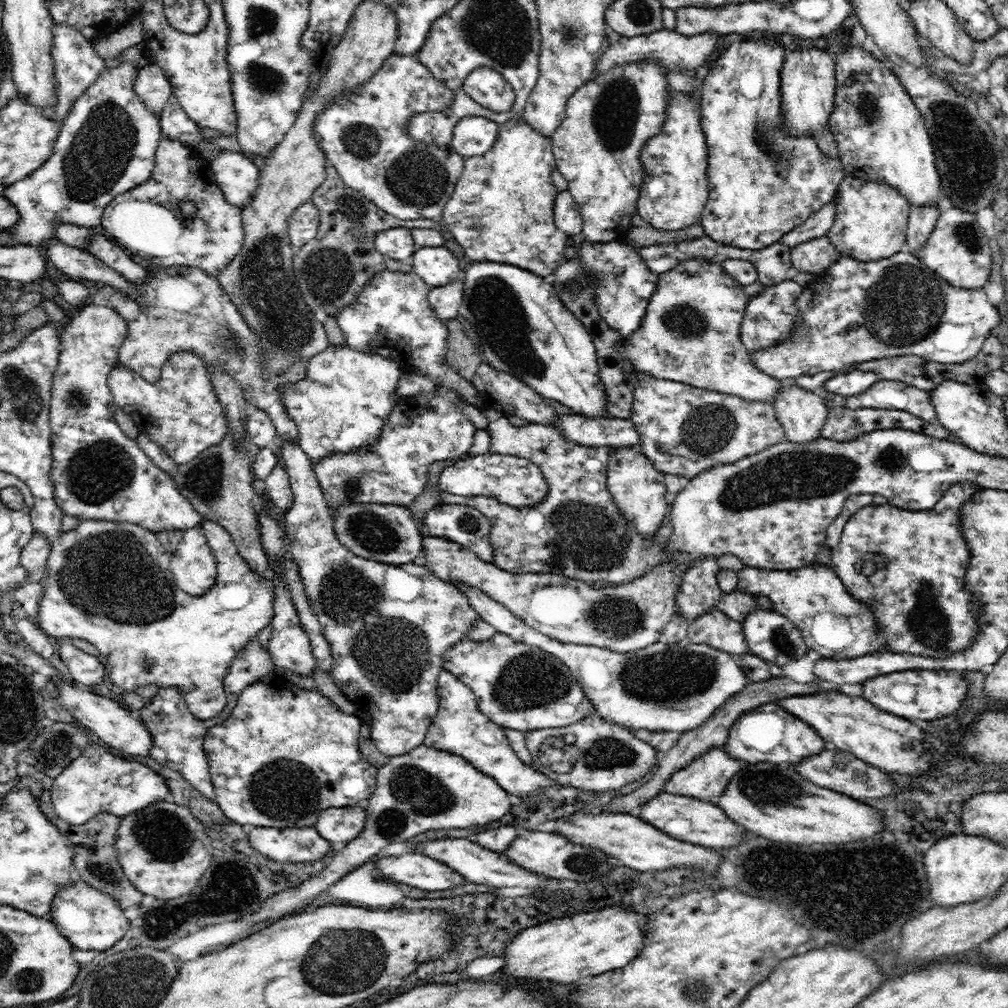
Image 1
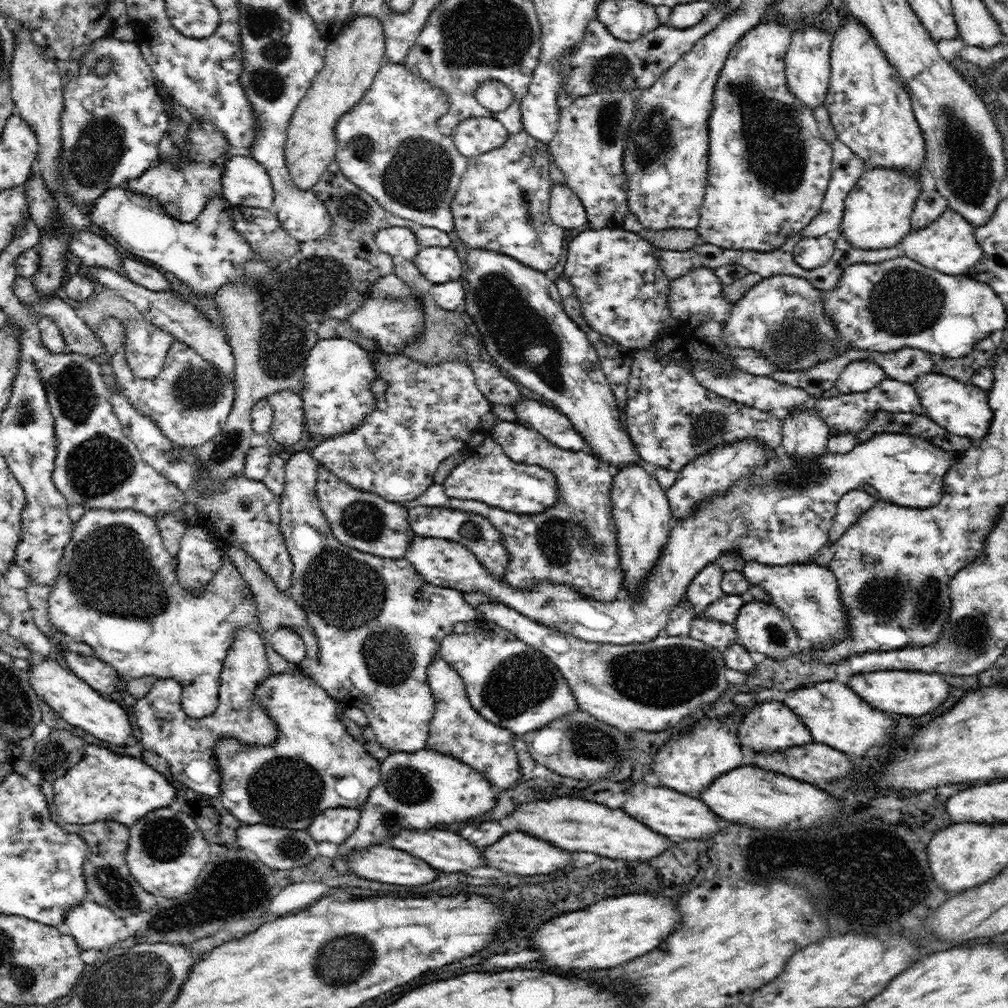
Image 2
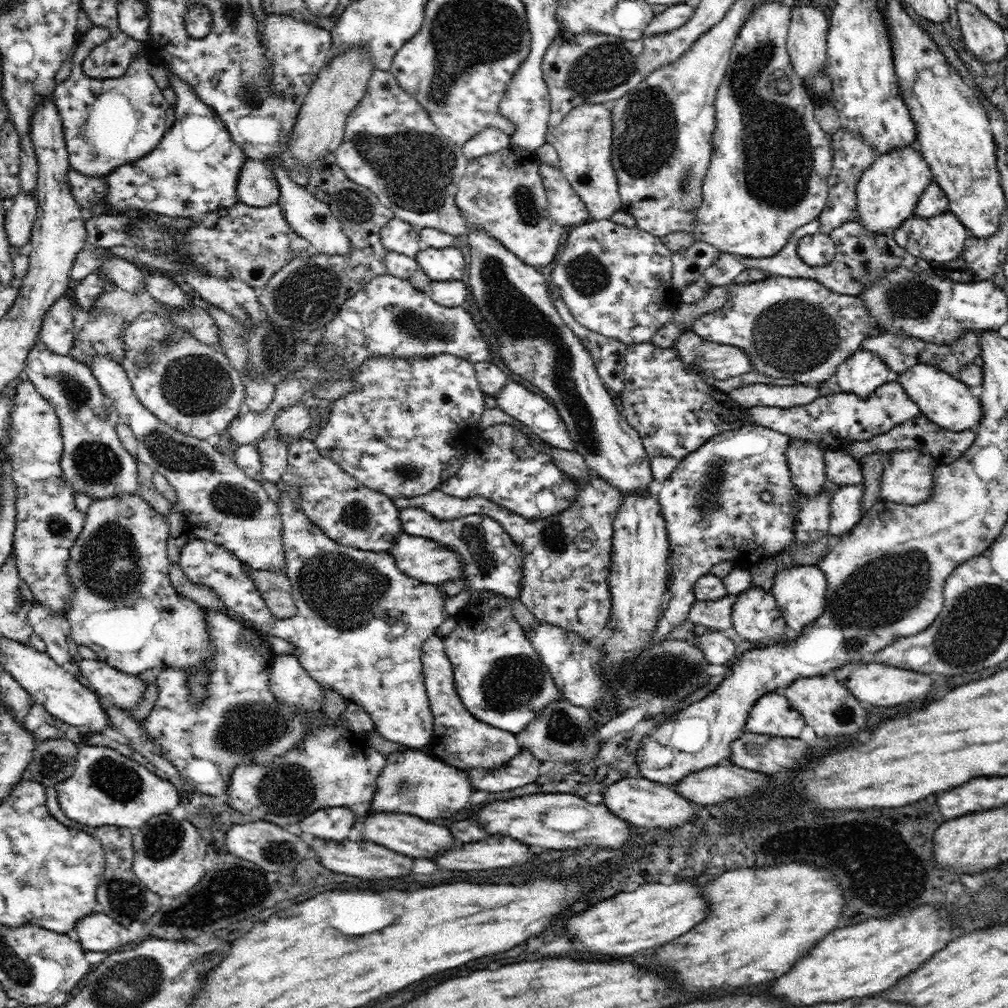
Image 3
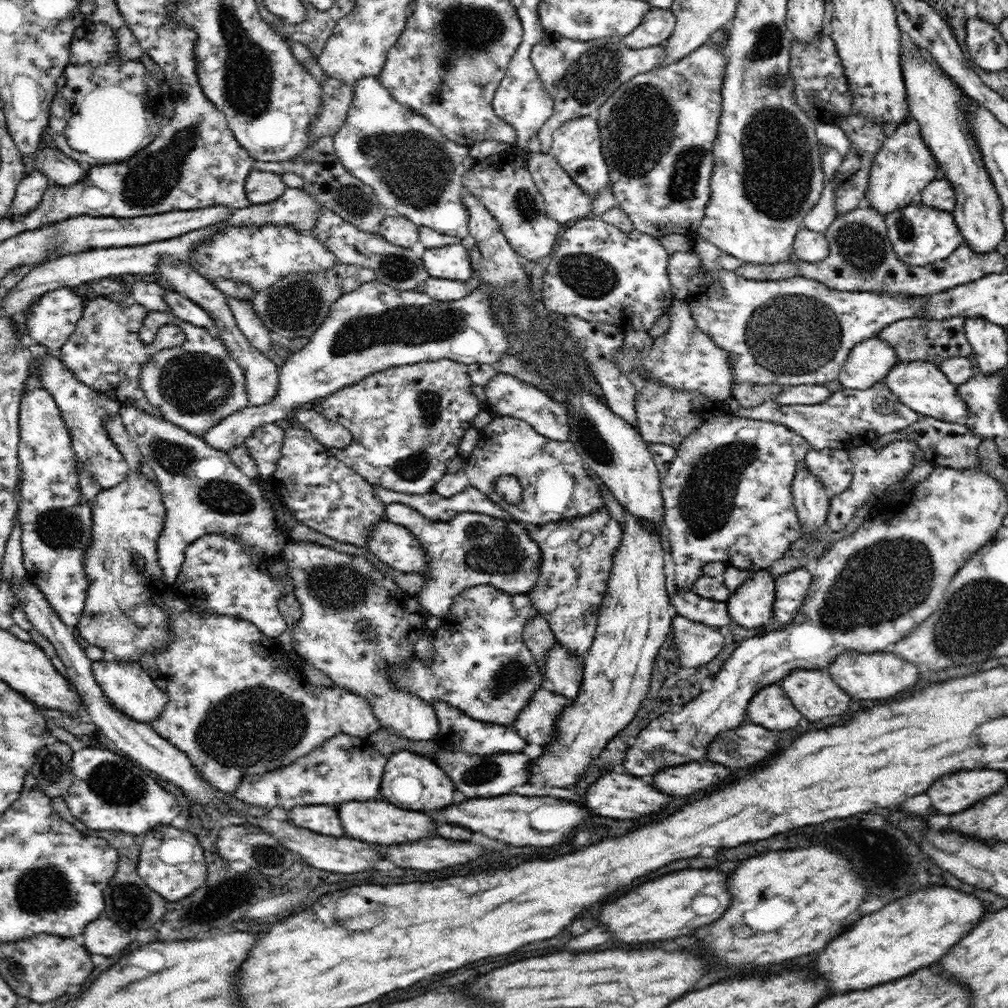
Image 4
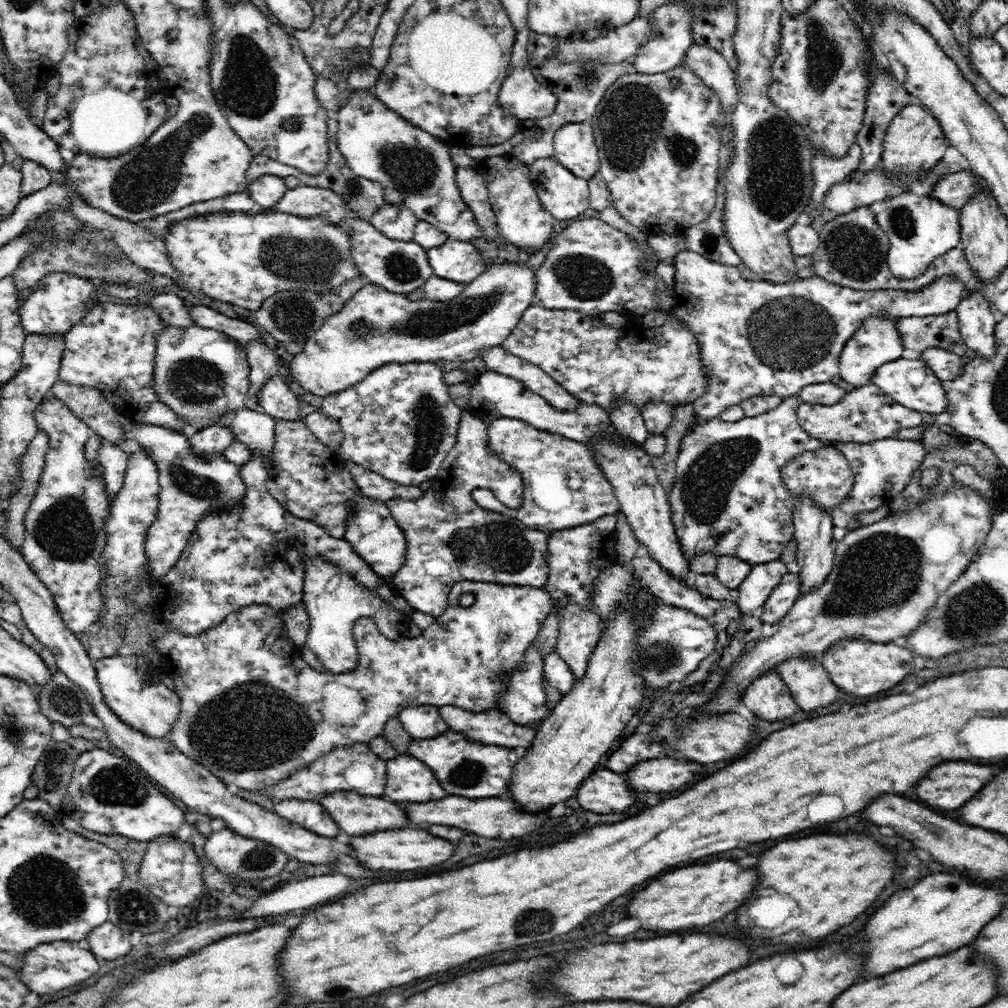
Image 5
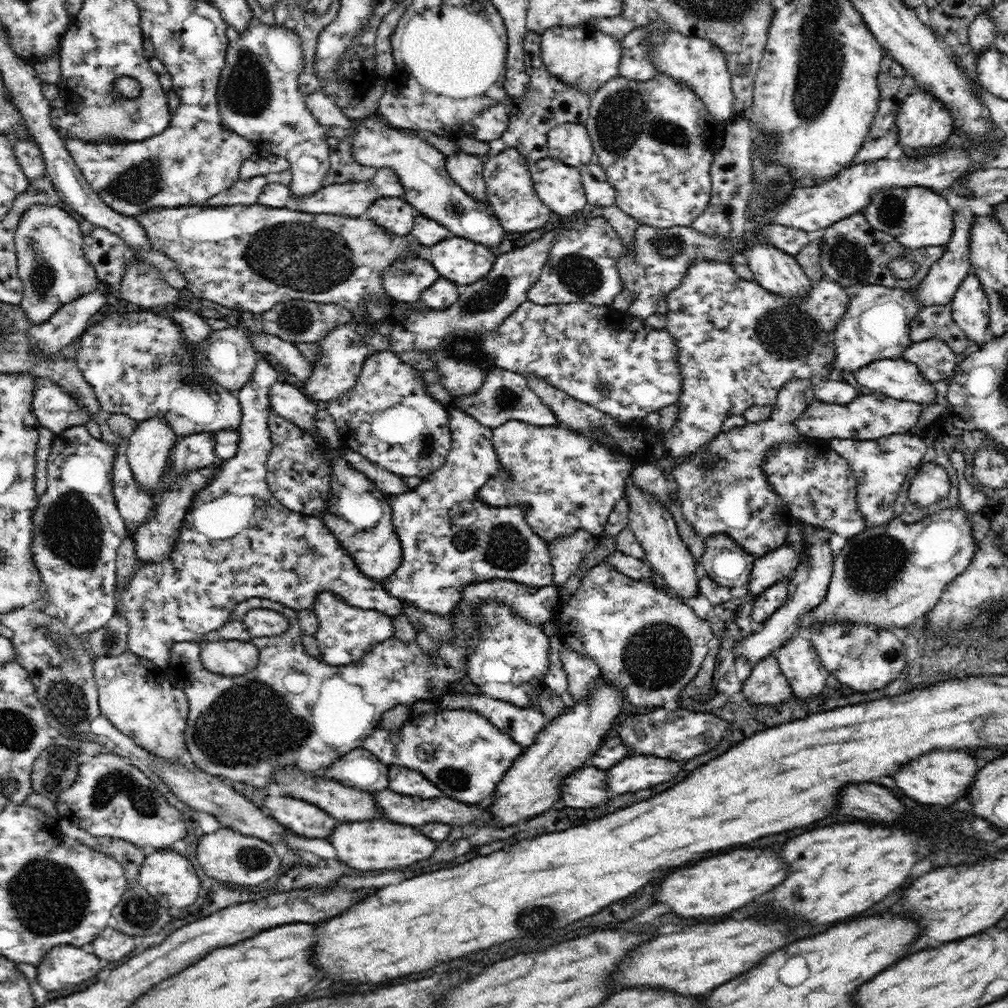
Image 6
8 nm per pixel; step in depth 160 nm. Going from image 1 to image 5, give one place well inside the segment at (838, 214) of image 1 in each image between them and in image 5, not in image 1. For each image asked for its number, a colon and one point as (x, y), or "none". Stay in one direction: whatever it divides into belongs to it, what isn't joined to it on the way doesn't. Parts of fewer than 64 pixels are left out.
2: (878, 209)
3: (888, 192)
4: (904, 165)
5: (914, 142)

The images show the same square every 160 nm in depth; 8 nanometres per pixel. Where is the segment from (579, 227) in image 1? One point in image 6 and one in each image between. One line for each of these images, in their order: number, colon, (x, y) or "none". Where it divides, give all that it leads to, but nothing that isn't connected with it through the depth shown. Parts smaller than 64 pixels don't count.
2: (566, 210)
3: (565, 208)
4: (565, 201)
5: (563, 195)
6: (559, 186)

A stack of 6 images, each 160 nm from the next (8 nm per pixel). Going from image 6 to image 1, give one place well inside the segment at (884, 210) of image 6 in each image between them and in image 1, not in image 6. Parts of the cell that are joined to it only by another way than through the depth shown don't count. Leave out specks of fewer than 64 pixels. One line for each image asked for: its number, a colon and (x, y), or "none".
1: (958, 250)
2: (948, 245)
3: (941, 238)
4: (920, 234)
5: (919, 228)

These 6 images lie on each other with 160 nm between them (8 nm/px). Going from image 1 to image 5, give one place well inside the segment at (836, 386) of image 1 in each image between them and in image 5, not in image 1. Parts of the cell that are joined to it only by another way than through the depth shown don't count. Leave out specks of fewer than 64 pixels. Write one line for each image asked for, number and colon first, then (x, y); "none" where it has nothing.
2: (863, 375)
3: (861, 373)
4: (869, 361)
5: (877, 341)

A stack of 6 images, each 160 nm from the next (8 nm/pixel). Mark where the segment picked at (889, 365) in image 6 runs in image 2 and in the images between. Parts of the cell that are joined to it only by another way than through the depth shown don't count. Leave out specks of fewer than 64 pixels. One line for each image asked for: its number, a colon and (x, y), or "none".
2: (962, 408)
3: (941, 397)
4: (921, 385)
5: (912, 383)

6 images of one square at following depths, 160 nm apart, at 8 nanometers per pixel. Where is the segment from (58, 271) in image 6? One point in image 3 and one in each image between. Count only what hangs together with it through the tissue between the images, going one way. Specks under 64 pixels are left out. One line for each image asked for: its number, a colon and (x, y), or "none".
3: (57, 332)
4: (50, 321)
5: (59, 302)

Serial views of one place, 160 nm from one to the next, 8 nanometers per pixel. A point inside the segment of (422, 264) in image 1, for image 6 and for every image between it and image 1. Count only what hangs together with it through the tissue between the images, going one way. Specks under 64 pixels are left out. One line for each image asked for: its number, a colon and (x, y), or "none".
2: (439, 265)
3: (448, 263)
4: (451, 262)
5: (460, 261)
6: (463, 261)

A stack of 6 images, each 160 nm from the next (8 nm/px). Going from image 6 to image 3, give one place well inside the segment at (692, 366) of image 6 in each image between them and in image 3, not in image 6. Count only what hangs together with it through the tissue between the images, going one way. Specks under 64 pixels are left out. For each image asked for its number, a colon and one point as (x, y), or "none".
3: (795, 328)
4: (796, 331)
5: (756, 337)

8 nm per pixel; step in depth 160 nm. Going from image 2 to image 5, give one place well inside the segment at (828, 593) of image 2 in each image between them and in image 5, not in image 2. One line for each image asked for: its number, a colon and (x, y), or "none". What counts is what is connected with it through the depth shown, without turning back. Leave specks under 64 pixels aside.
3: (800, 590)
4: (791, 588)
5: (787, 592)

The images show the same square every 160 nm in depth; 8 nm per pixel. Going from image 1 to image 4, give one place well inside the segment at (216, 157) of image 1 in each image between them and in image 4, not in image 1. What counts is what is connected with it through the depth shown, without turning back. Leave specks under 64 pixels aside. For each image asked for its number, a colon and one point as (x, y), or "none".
2: (245, 182)
3: (257, 186)
4: (262, 187)

